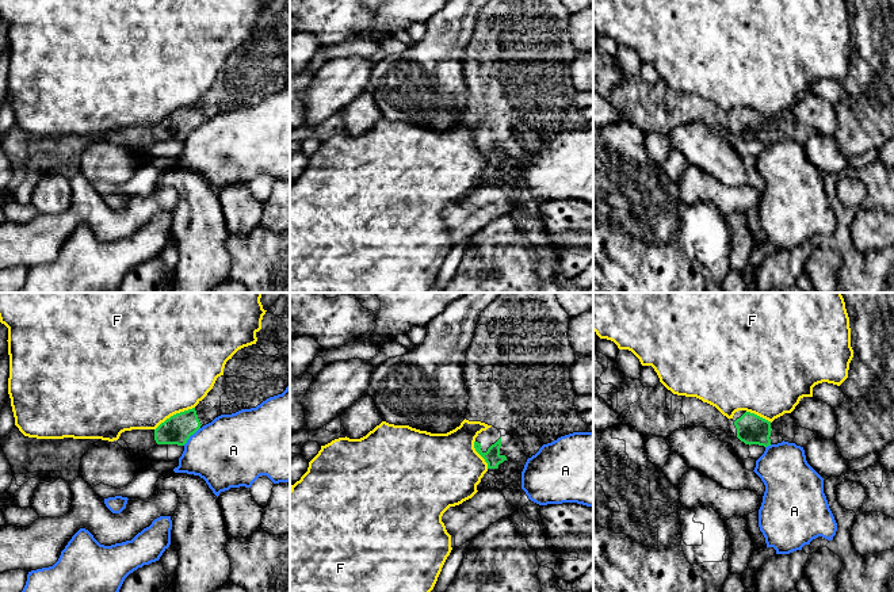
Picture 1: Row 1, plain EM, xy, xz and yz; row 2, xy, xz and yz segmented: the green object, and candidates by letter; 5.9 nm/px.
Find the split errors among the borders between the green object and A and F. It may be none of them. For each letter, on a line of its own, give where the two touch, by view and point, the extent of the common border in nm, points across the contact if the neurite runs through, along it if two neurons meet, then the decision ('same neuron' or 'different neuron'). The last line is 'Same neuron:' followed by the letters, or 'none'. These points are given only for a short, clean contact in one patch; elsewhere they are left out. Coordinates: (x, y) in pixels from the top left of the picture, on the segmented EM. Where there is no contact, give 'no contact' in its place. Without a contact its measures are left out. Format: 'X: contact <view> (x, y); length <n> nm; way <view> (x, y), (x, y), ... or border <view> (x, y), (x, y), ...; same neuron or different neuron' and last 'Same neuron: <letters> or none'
A: contact xy (190, 435); length 150 nm; border xy (199, 427), (183, 445); different neuron
F: contact xy (174, 415); length 280 nm; border xy (194, 407), (171, 415), (155, 430); different neuron
Same neuron: none

